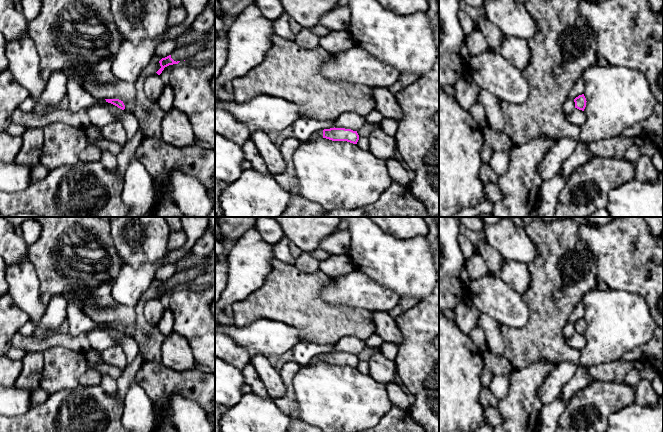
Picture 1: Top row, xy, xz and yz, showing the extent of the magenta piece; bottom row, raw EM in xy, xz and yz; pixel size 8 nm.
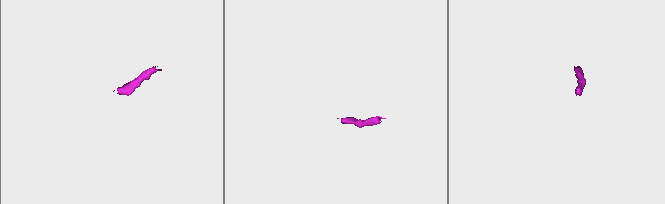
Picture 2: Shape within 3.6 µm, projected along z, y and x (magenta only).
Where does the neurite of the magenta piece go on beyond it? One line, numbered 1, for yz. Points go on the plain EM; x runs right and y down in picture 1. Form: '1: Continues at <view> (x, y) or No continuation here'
1: No continuation here

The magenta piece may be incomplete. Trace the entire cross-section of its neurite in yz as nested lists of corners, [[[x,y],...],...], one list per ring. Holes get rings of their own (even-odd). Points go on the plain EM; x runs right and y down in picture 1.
[[[584,318],[579,319],[578,321],[576,321],[574,323],[575,326],[575,332],[584,335],[585,331],[586,331],[586,322],[584,320]]]

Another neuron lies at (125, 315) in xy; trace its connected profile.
[[[118,304],[114,308],[86,307],[83,310],[91,319],[105,323],[119,323],[125,329],[125,335],[134,338],[136,314],[134,306]]]

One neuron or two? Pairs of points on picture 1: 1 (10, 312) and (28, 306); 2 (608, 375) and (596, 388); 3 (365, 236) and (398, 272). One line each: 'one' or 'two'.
1: two
2: two
3: one

